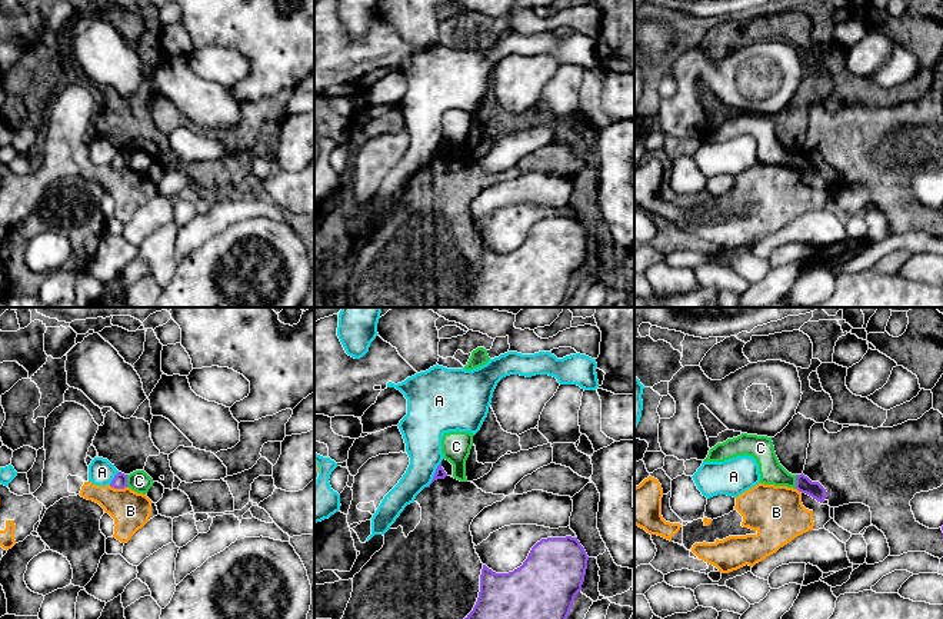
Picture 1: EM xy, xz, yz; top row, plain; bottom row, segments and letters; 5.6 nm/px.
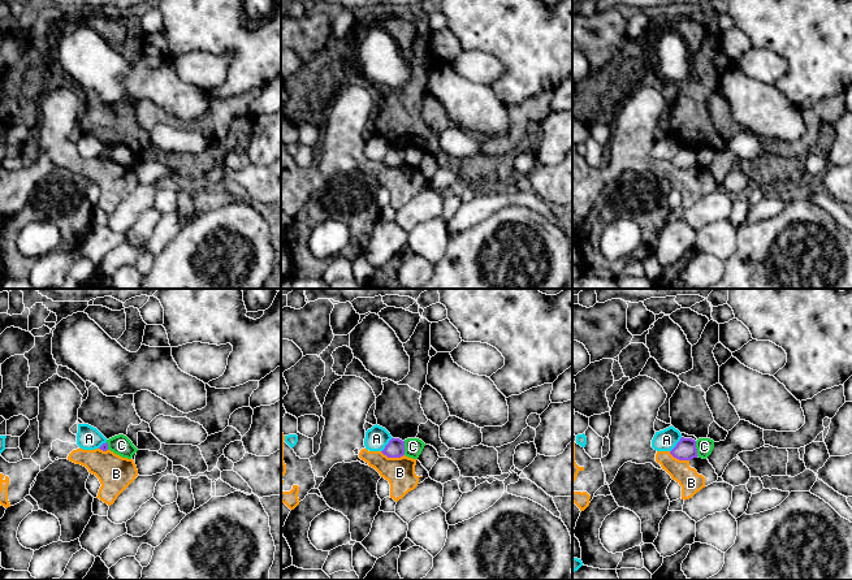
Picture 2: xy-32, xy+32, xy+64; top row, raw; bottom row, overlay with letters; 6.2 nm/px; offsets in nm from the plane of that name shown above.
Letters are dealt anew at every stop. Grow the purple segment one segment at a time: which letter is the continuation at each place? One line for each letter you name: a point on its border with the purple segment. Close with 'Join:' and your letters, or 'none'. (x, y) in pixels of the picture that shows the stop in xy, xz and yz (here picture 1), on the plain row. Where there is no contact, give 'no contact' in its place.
Join: none

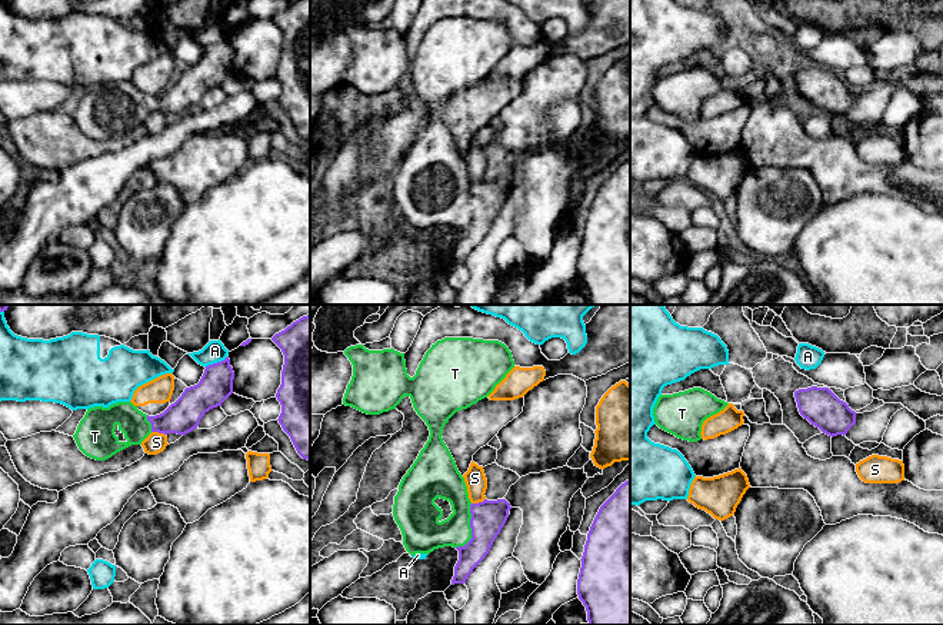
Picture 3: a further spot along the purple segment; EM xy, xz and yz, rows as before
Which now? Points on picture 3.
T: contact xz (470, 206)
Join: T

